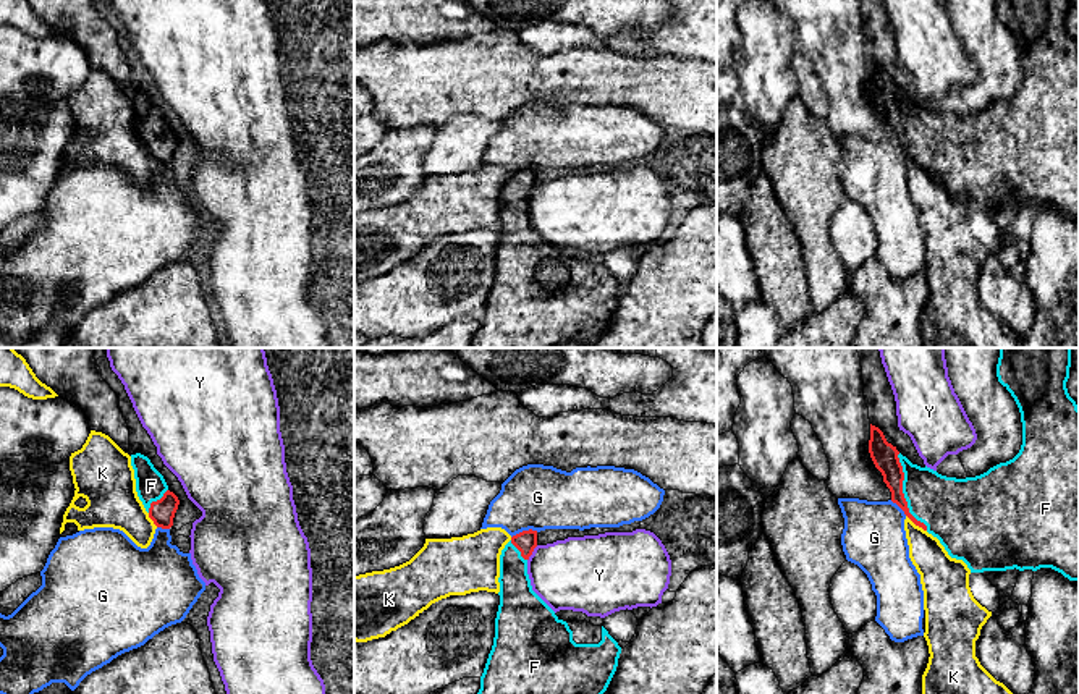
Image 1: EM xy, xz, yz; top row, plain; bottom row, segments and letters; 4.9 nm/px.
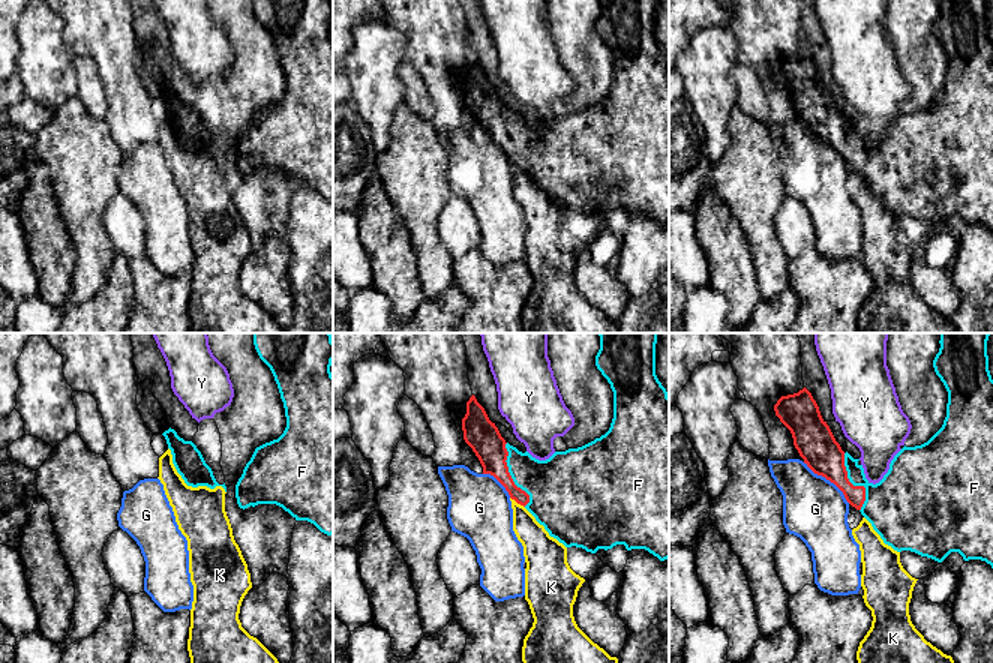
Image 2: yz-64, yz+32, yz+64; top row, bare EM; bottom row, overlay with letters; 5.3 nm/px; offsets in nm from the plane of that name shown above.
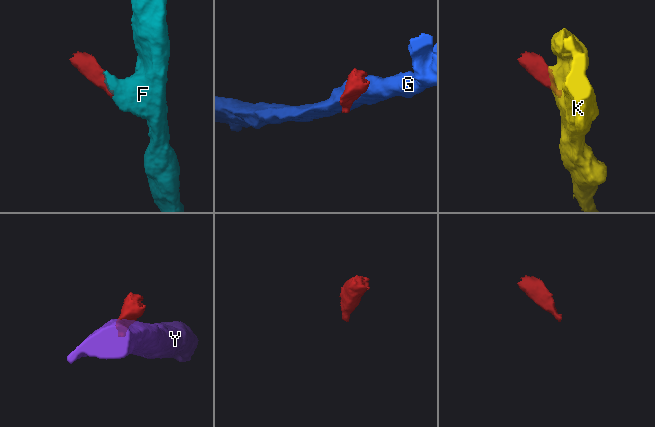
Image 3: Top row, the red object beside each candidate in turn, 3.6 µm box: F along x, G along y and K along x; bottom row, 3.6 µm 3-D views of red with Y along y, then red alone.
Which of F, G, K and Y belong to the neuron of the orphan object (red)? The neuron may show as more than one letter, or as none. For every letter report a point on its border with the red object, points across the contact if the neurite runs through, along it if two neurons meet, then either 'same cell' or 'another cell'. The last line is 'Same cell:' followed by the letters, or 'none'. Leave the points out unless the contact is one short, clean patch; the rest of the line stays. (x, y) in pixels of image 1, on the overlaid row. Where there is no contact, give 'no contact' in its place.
F: meets red in yz at (901, 492); runs through yz (884, 455), (901, 476), (901, 492), (921, 492), (948, 507); same cell
G: meets red in xz at (524, 531); another cell
K: meets red in yz at (916, 524); border along yz (906, 515), (926, 531); another cell
Y: meets red in xz at (531, 554); border along xz (537, 545), (528, 560); another cell
Same cell: F

